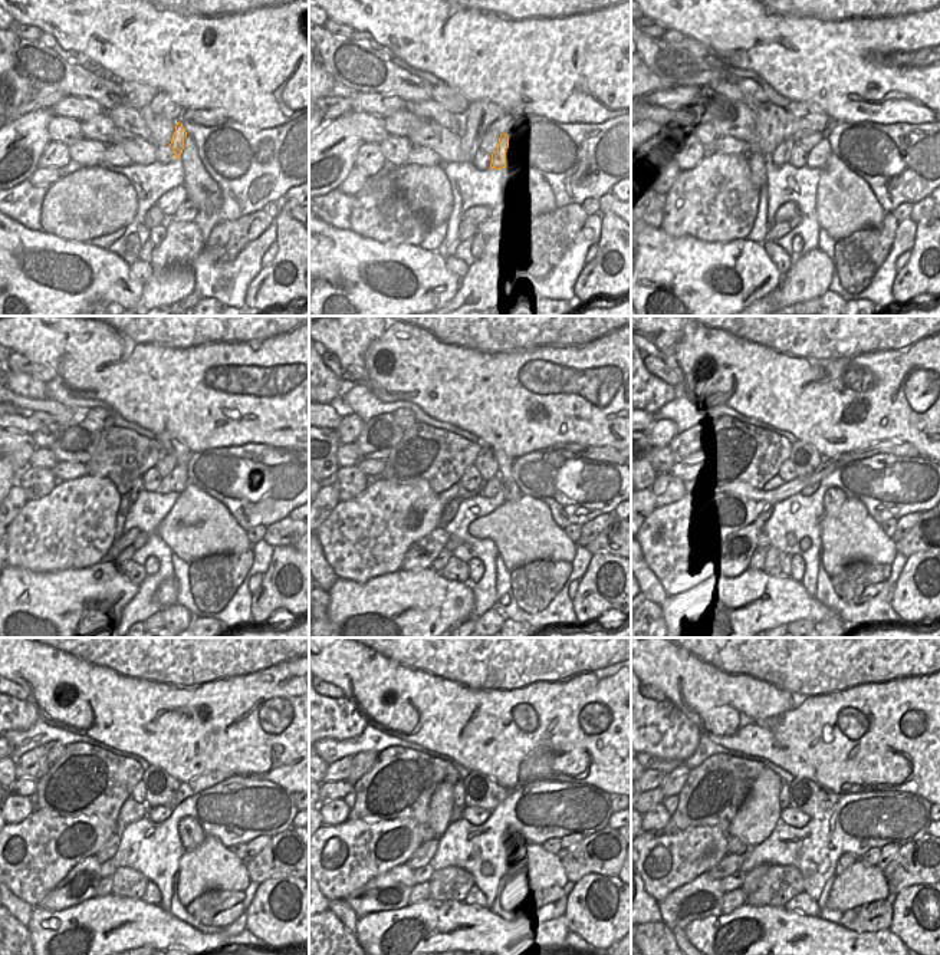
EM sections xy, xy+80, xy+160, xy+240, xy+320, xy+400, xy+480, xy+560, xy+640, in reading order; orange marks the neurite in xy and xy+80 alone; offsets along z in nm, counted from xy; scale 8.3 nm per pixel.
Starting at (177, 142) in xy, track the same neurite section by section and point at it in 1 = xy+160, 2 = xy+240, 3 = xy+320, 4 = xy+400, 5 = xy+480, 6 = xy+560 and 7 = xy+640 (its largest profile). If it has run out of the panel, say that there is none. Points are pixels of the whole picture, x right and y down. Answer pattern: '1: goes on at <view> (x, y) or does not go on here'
1: goes on at xy+160 (818, 157)
2: goes on at xy+240 (177, 480)
3: goes on at xy+320 (490, 487)
4: goes on at xy+400 (808, 491)
5: goes on at xy+480 (157, 814)
6: goes on at xy+560 (476, 816)
7: goes on at xy+640 (791, 816)

